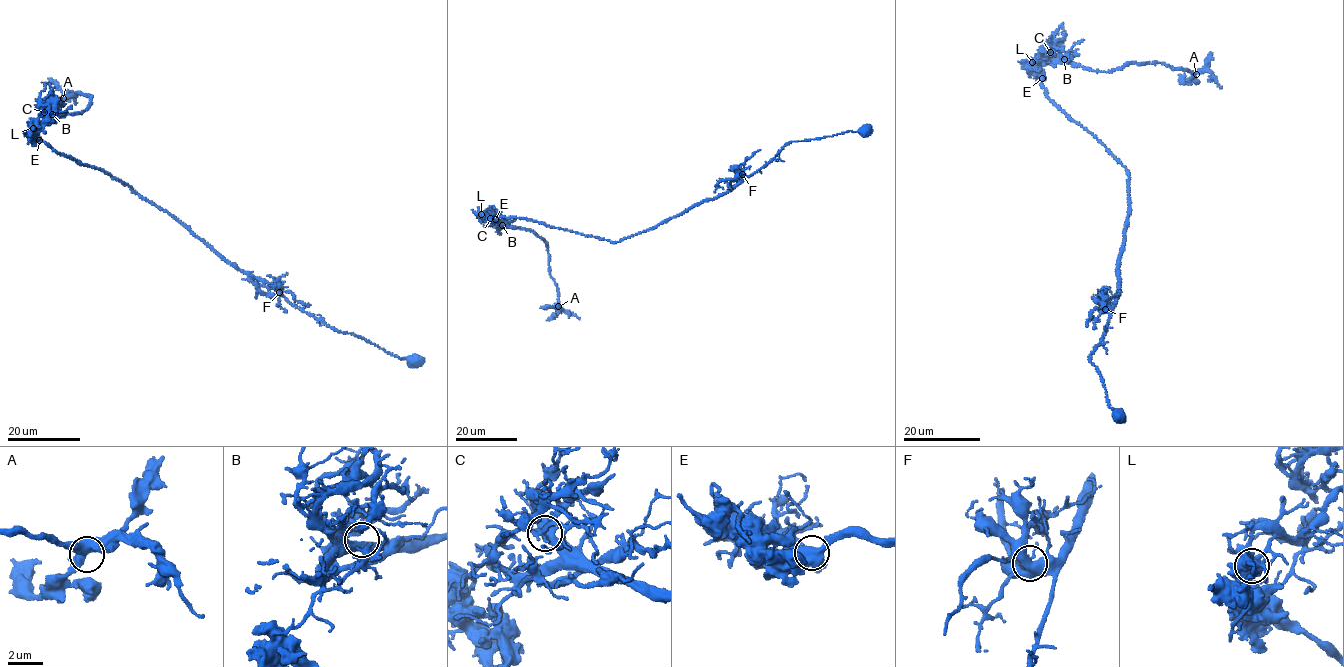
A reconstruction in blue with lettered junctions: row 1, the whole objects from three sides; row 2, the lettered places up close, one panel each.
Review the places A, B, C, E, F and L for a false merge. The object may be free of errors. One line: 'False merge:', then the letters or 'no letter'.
False merge: L

